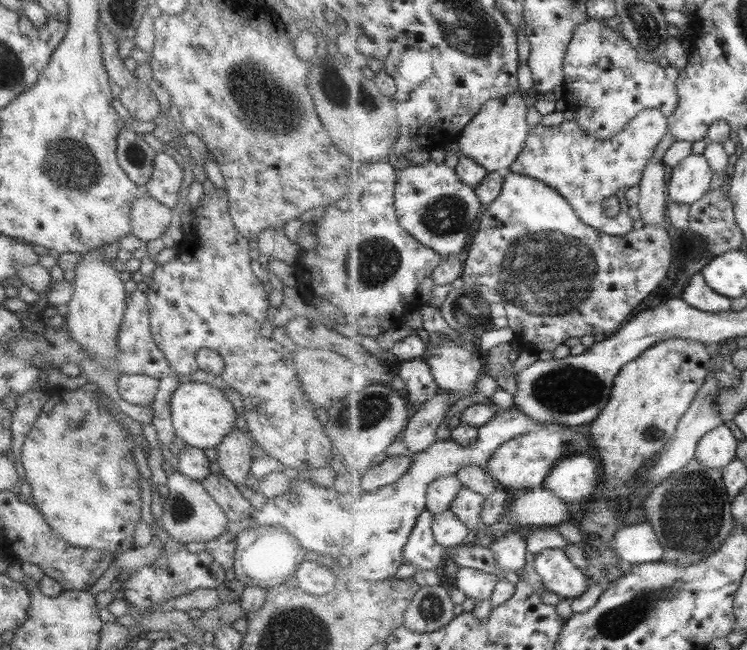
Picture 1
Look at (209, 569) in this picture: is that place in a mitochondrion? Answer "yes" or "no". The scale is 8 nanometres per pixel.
no

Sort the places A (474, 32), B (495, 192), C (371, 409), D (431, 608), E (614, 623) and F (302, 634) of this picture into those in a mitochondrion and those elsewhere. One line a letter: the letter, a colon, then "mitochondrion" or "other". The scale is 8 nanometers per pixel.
A: mitochondrion
B: other
C: mitochondrion
D: mitochondrion
E: mitochondrion
F: mitochondrion

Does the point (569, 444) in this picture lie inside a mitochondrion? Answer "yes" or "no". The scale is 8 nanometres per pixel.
yes

